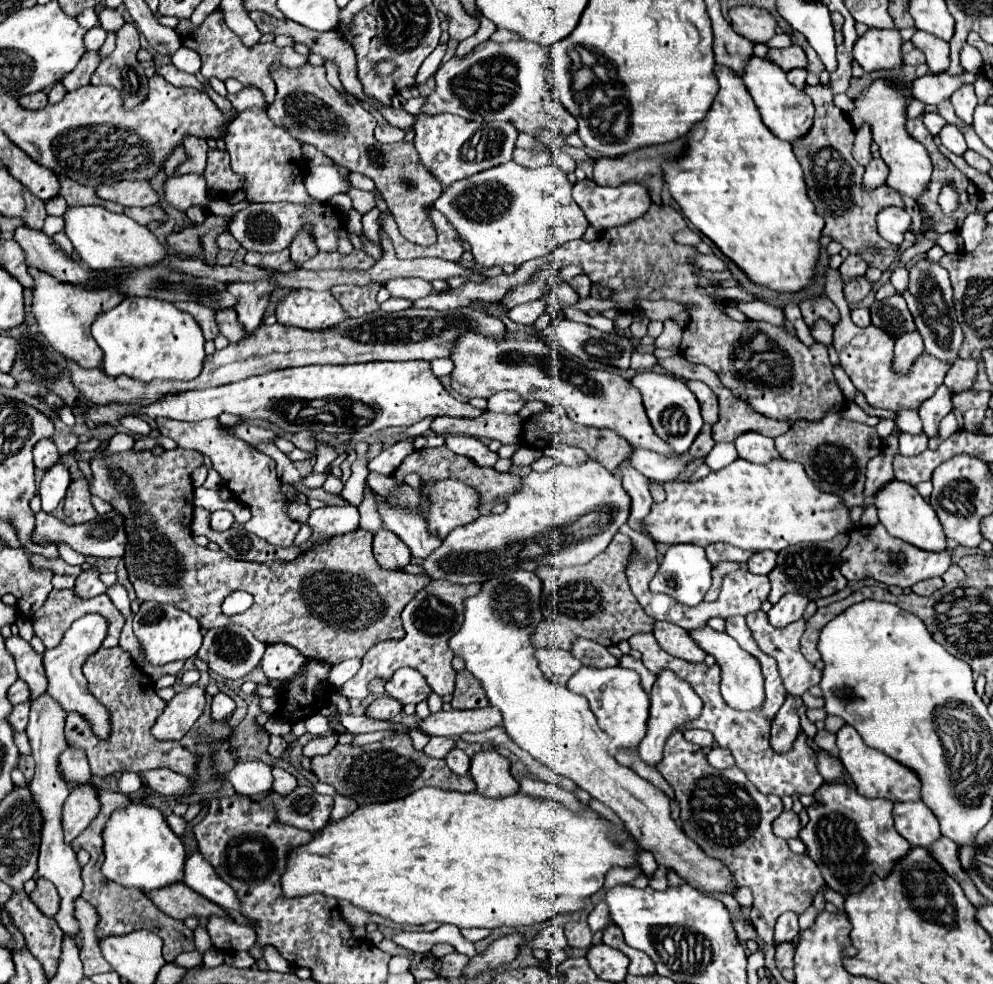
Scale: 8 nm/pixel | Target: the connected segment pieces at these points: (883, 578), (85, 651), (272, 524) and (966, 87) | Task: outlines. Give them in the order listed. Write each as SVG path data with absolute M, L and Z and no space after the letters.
M875 524L871 528L863 526L849 532L849 544L841 552L841 574L847 580L873 578L887 586L897 584L901 588L911 588L913 584L925 578L941 576L951 566L951 562L953 562L953 554L949 548L945 548L943 552L923 552L921 548L915 548L913 544L907 544L887 534L883 524Z
M85 614L79 620L73 622L73 626L63 634L61 642L55 648L47 648L43 654L43 668L47 676L47 694L51 694L67 712L79 712L81 716L87 716L87 720L93 726L93 732L99 738L109 736L109 712L95 700L93 694L87 690L87 680L81 672L81 666L85 660L101 646L101 640L107 634L107 622L99 614Z
M157 418L157 426L159 432L163 436L173 438L181 448L189 448L189 450L197 450L203 452L211 458L213 468L221 474L223 484L231 490L231 494L241 500L243 504L247 504L251 508L253 518L245 524L247 532L257 534L259 538L267 540L273 546L279 548L287 548L295 542L297 532L301 530L301 524L291 520L285 514L285 496L279 492L279 480L275 474L275 460L269 458L267 454L259 452L257 448L249 446L247 442L239 440L237 436L232 436L223 430L218 418L210 418L201 420L201 422L177 422L169 418Z
M963 84L953 96L951 96L951 104L957 112L957 116L971 124L973 122L973 110L977 106L977 96L975 96L975 90L973 90L973 84Z

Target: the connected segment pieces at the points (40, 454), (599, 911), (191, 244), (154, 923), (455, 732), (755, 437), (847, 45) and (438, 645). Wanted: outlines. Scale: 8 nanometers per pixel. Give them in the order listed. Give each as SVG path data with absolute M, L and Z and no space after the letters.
M53 438L39 440L39 444L35 444L35 448L33 448L33 456L35 456L35 466L37 468L43 468L43 470L51 468L59 460L55 440Z
M597 904L597 906L589 912L589 916L587 916L587 924L589 924L589 928L591 928L593 932L603 930L603 928L607 926L607 922L609 922L609 912L607 912L607 906L605 906L605 904Z
M210 214L203 224L199 226L191 226L191 228L183 228L181 232L173 232L167 236L167 244L175 250L175 252L181 252L181 254L187 254L187 256L201 256L203 254L203 244L201 244L201 238L210 229L214 227L222 227L222 225L228 226L233 220L233 216L220 217L214 214Z
M101 790L101 812L99 816L87 826L87 830L83 830L77 836L77 846L85 848L91 854L91 860L83 866L81 870L81 878L83 878L83 892L81 896L85 900L89 900L89 904L97 910L99 914L99 924L97 924L97 940L101 940L103 936L121 936L121 934L129 934L135 930L151 930L155 934L159 934L163 938L163 950L165 950L165 960L173 962L177 954L193 950L193 934L191 930L187 930L187 926L181 920L175 920L171 916L167 916L165 912L161 912L151 900L149 896L145 896L145 892L141 890L127 890L111 880L105 880L101 874L101 866L103 866L103 824L107 824L107 820L111 818L111 812L115 812L115 808L127 808L127 804L131 804L131 800L125 794L117 794L117 792L109 792L109 790Z
M493 706L479 710L441 710L419 724L429 736L461 736L463 732L483 732L493 726L501 726L499 710Z
M759 432L739 434L739 438L735 438L735 446L737 446L739 458L749 460L749 462L757 462L757 464L765 464L771 458L779 456L773 446L773 440L759 434Z
M845 8L843 10L843 16L845 16L845 26L843 26L843 36L845 36L845 42L843 46L839 46L837 50L837 70L831 74L829 78L829 84L815 84L815 86L805 86L805 94L811 96L813 104L815 104L815 118L813 118L813 126L811 126L811 132L807 132L807 136L801 136L799 140L793 142L793 152L799 160L799 164L803 166L803 172L805 172L805 184L807 184L807 194L811 198L811 202L815 204L819 216L823 216L825 220L825 228L823 228L823 234L829 236L831 240L839 242L843 248L847 248L851 254L861 254L865 248L867 242L875 244L881 248L881 254L869 254L865 250L865 262L873 268L879 268L879 270L889 270L891 264L895 262L897 254L899 254L899 246L895 244L889 244L887 240L883 240L877 232L877 226L875 226L875 216L877 212L883 208L883 206L903 206L901 202L901 196L899 192L895 192L893 188L889 186L881 186L877 190L871 190L871 192L865 192L861 188L861 178L863 178L863 172L865 168L859 166L853 156L851 156L851 148L853 148L853 142L855 142L855 132L853 128L847 124L843 112L833 104L833 94L835 92L845 92L847 86L849 86L849 78L851 78L851 60L853 60L853 54L851 54L851 48L857 40L857 32L855 32L855 20L849 16L849 10Z
M431 580L423 590L419 590L415 594L415 598L405 606L405 610L401 614L405 638L385 640L385 642L371 646L369 652L361 660L359 672L349 682L345 682L339 692L345 698L359 698L361 700L361 698L369 696L367 682L371 678L381 676L381 678L389 680L389 676L395 670L409 666L409 668L413 668L425 676L425 680L433 692L437 692L439 696L451 694L455 688L455 670L451 668L453 652L449 650L447 640L463 624L463 600L473 596L473 594L479 594L479 590L481 590L481 584L459 586L459 584L451 584L447 580Z

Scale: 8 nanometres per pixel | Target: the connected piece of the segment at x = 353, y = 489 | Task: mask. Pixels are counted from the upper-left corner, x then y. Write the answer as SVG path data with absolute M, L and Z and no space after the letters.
M357 442L355 444L355 452L359 454L359 460L355 460L353 464L353 474L351 478L345 482L345 488L341 492L341 496L345 496L353 506L359 506L363 502L363 490L365 490L365 480L367 480L367 462L365 462L365 454L367 454L367 444L365 442Z

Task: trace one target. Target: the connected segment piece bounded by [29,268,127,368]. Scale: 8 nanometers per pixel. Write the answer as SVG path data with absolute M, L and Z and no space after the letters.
M29 268L29 274L33 276L31 314L35 316L35 320L39 324L39 332L49 340L49 344L57 352L61 352L67 358L75 360L83 368L101 368L103 352L95 344L89 326L93 324L93 320L99 312L115 308L127 296L119 296L119 292L111 292L111 288L105 290L105 288L87 288L87 286L75 286L75 284L61 284L49 272L43 272L39 268Z

